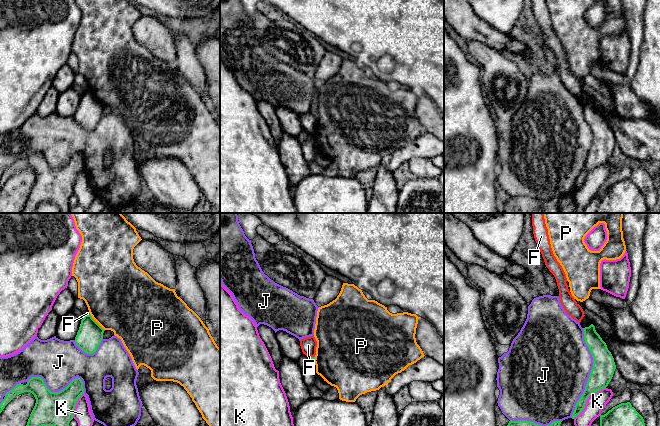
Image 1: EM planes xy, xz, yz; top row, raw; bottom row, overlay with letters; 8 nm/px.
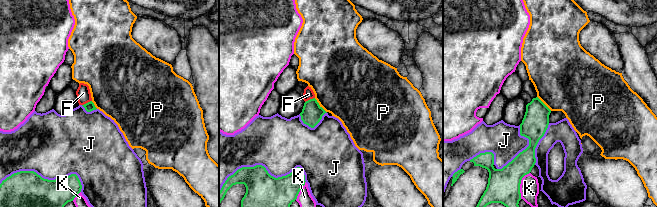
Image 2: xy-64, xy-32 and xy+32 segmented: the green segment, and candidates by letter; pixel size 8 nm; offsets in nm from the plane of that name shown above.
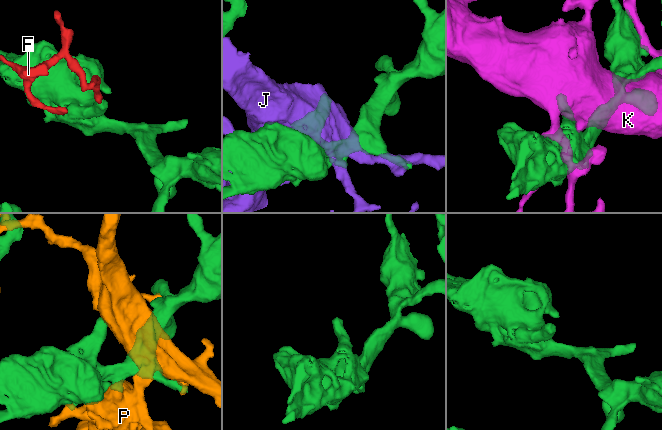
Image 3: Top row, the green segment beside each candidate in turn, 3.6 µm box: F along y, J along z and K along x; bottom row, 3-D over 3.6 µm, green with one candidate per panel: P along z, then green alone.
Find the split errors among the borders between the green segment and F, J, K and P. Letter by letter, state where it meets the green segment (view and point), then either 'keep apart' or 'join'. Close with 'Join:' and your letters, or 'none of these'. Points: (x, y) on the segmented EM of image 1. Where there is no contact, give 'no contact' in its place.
F: contact xz (312, 357); keep apart
J: contact yz (590, 373); keep apart
K: contact yz (586, 400); keep apart
P: contact xy (96, 322); keep apart
Join: none of these

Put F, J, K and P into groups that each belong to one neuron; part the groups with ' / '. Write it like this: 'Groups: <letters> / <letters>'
Groups: F / J / K / P

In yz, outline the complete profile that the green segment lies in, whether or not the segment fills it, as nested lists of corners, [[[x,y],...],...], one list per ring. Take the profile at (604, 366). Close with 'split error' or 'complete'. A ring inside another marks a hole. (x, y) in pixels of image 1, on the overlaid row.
[[[591,324],[589,327],[583,328],[583,330],[585,343],[593,357],[593,367],[585,390],[575,405],[572,419],[582,412],[591,394],[608,386],[616,369],[614,358],[608,350],[606,343],[596,332],[595,326]]]; complete

